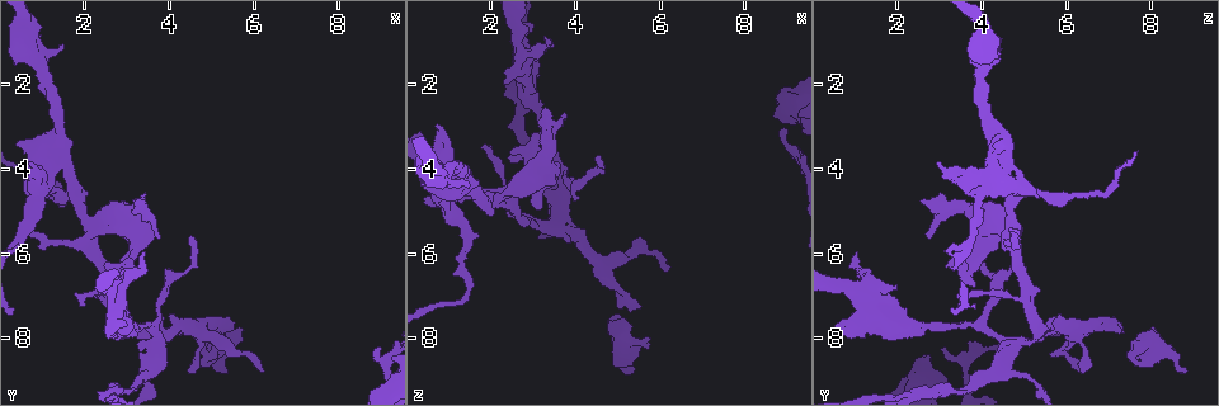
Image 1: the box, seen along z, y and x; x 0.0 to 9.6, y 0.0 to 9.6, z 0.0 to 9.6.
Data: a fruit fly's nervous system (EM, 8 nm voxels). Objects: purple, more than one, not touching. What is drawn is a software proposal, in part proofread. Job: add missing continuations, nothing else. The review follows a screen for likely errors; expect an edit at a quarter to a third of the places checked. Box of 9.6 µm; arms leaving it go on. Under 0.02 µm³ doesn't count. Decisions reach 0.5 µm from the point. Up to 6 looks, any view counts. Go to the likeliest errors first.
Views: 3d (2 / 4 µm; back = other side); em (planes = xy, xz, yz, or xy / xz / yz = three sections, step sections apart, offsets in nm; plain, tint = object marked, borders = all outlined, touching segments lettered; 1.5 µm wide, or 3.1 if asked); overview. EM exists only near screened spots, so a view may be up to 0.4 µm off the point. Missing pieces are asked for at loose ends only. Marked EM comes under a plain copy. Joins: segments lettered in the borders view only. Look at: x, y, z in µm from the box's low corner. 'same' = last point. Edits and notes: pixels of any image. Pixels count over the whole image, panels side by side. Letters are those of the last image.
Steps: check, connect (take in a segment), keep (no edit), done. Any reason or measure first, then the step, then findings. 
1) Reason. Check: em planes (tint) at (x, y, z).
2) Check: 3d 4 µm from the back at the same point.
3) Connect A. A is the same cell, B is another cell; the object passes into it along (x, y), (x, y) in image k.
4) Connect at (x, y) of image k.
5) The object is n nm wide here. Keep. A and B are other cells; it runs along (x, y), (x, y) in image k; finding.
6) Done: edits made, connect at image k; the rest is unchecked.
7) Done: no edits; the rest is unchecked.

Branch stops here. Check: 3d 4 µm at (5.30, 8.80, 8.90).

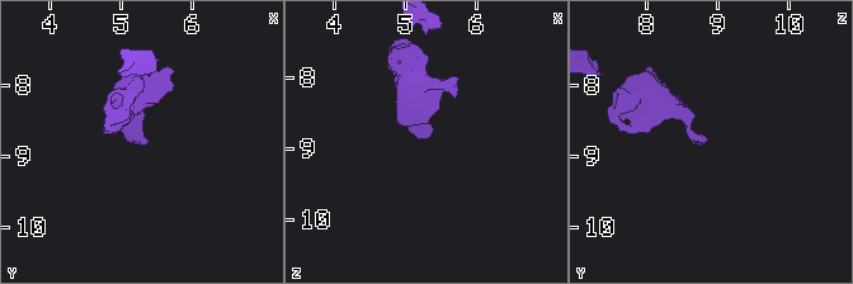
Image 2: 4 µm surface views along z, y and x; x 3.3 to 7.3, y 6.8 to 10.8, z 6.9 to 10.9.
Check: em planes (borders) at (5.30, 8.75, 8.85).

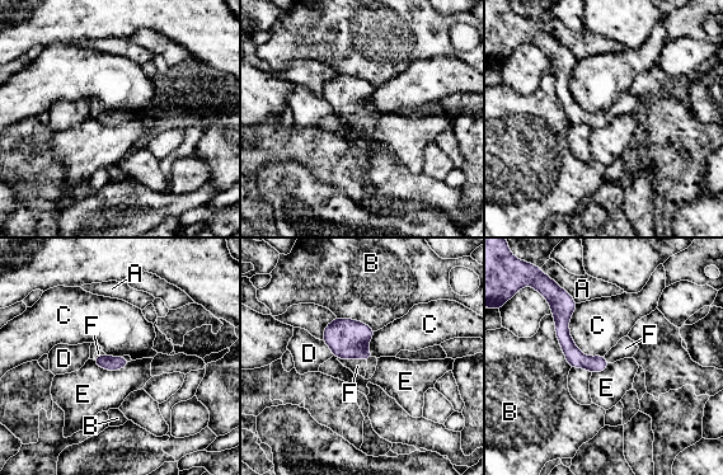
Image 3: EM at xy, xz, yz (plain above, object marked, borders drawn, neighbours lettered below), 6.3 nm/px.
The longest contact is with C, 380 nm. Connect at (357, 366) of image 3. F is the same cell, A, B, C, D and E are other cells; the object passes into it along (348, 339), (352, 358), (357, 366) in image 3; the neuron continues.

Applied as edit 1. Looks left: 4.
Free end. Check: 3d 4 µm at (6.20, 8.75, 6.25).

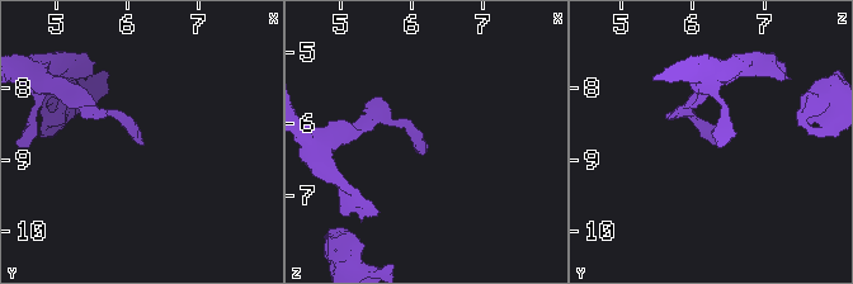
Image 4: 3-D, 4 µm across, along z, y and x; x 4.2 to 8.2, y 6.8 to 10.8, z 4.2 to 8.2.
Check: em xy step 4 (tint) at (6.25, 8.85, 6.30).

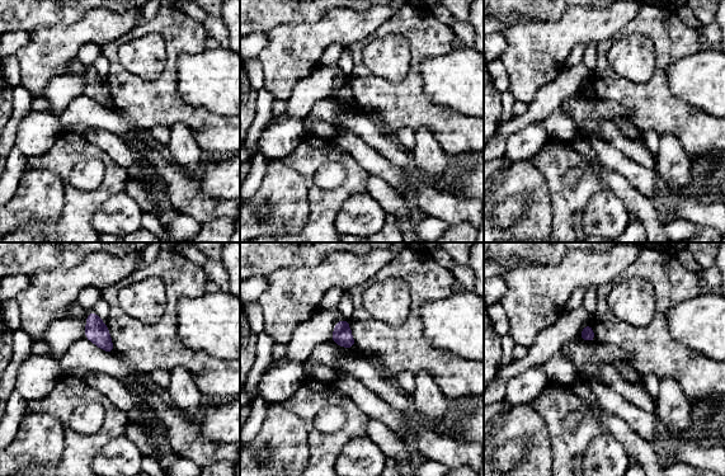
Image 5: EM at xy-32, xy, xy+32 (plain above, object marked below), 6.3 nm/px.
Check: em xz step 4 (borders) at the same point.

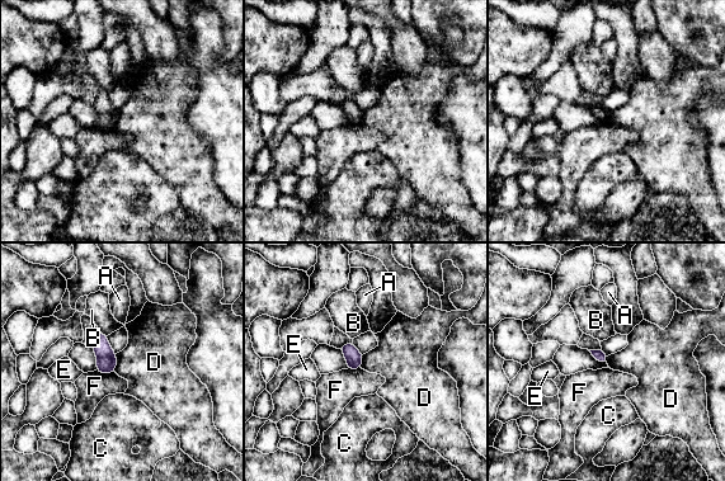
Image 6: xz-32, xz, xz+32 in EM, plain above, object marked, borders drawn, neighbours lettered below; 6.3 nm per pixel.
Keep. A, B, C, D, E and F are other cells; a border runs along (116, 354), (116, 368), (113, 371) in image 6; none of them fits.

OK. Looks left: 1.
An open end. Check: em planes (borders) at (2.45, 6.70, 3.80).

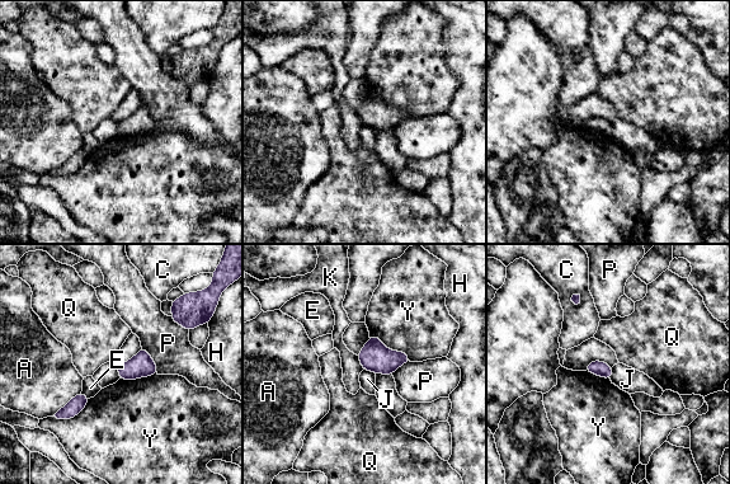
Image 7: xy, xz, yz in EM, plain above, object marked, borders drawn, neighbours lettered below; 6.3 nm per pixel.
The longest contact is with Y, 300 nm. Keep. A, C, E, H, J, K, P, Q and Y are other cells; none of them fits.

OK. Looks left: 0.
Done: edits made, connect at image 3; the rest is unchecked.

